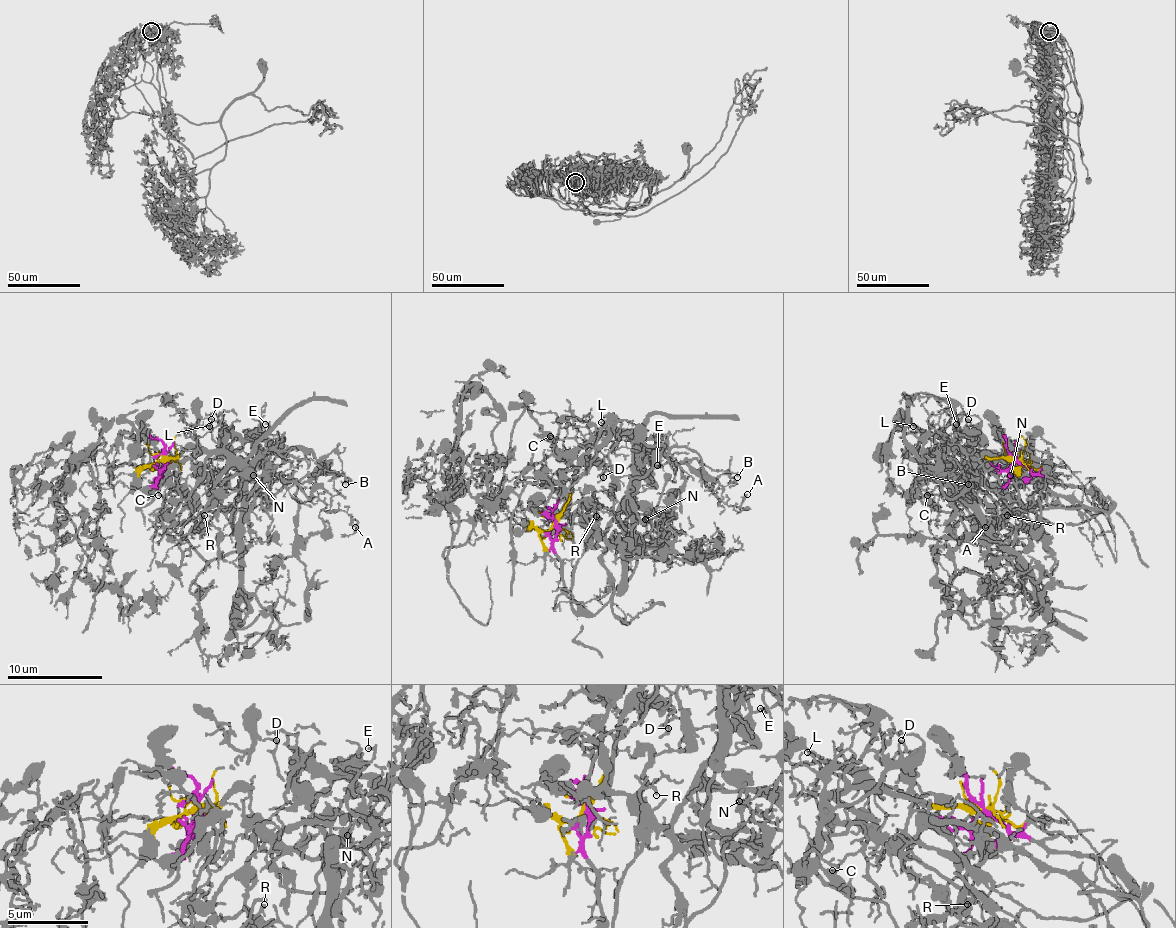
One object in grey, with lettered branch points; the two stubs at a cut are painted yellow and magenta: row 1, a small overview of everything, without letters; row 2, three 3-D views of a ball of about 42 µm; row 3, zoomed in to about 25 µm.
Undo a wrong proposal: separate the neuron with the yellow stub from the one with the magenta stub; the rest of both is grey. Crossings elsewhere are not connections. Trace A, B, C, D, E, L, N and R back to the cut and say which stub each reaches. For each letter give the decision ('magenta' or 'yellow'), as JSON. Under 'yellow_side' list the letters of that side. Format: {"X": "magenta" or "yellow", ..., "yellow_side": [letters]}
{"A": "yellow", "B": "yellow", "C": "yellow", "D": "yellow", "E": "yellow", "L": "yellow", "N": "magenta", "R": "magenta", "yellow_side": ["A", "B", "C", "D", "E", "L"]}

